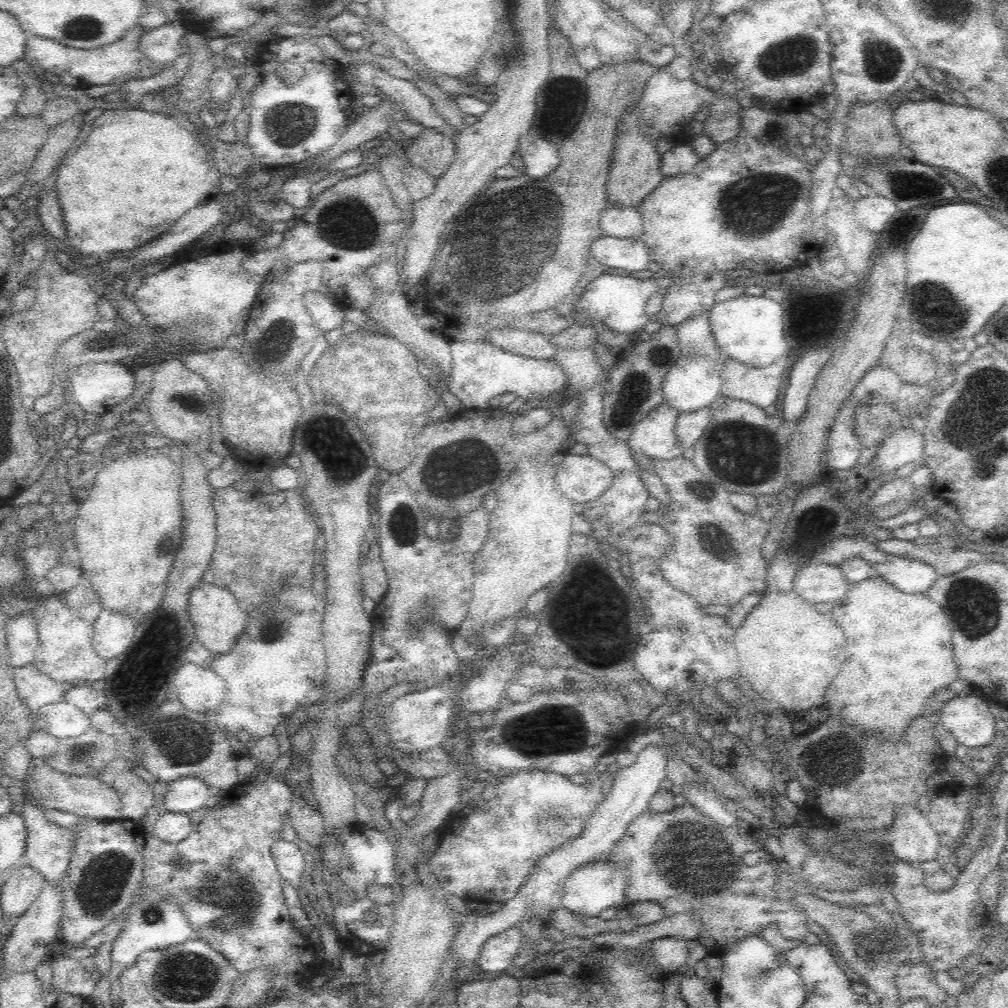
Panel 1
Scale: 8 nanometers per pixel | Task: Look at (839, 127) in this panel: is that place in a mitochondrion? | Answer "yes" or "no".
no

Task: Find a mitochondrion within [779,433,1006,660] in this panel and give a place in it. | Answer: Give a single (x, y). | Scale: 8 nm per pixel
(971, 606)

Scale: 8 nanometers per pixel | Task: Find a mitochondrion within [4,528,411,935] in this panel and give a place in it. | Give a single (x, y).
(103, 880)

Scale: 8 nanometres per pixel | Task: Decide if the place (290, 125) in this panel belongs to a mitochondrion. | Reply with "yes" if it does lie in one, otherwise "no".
yes

